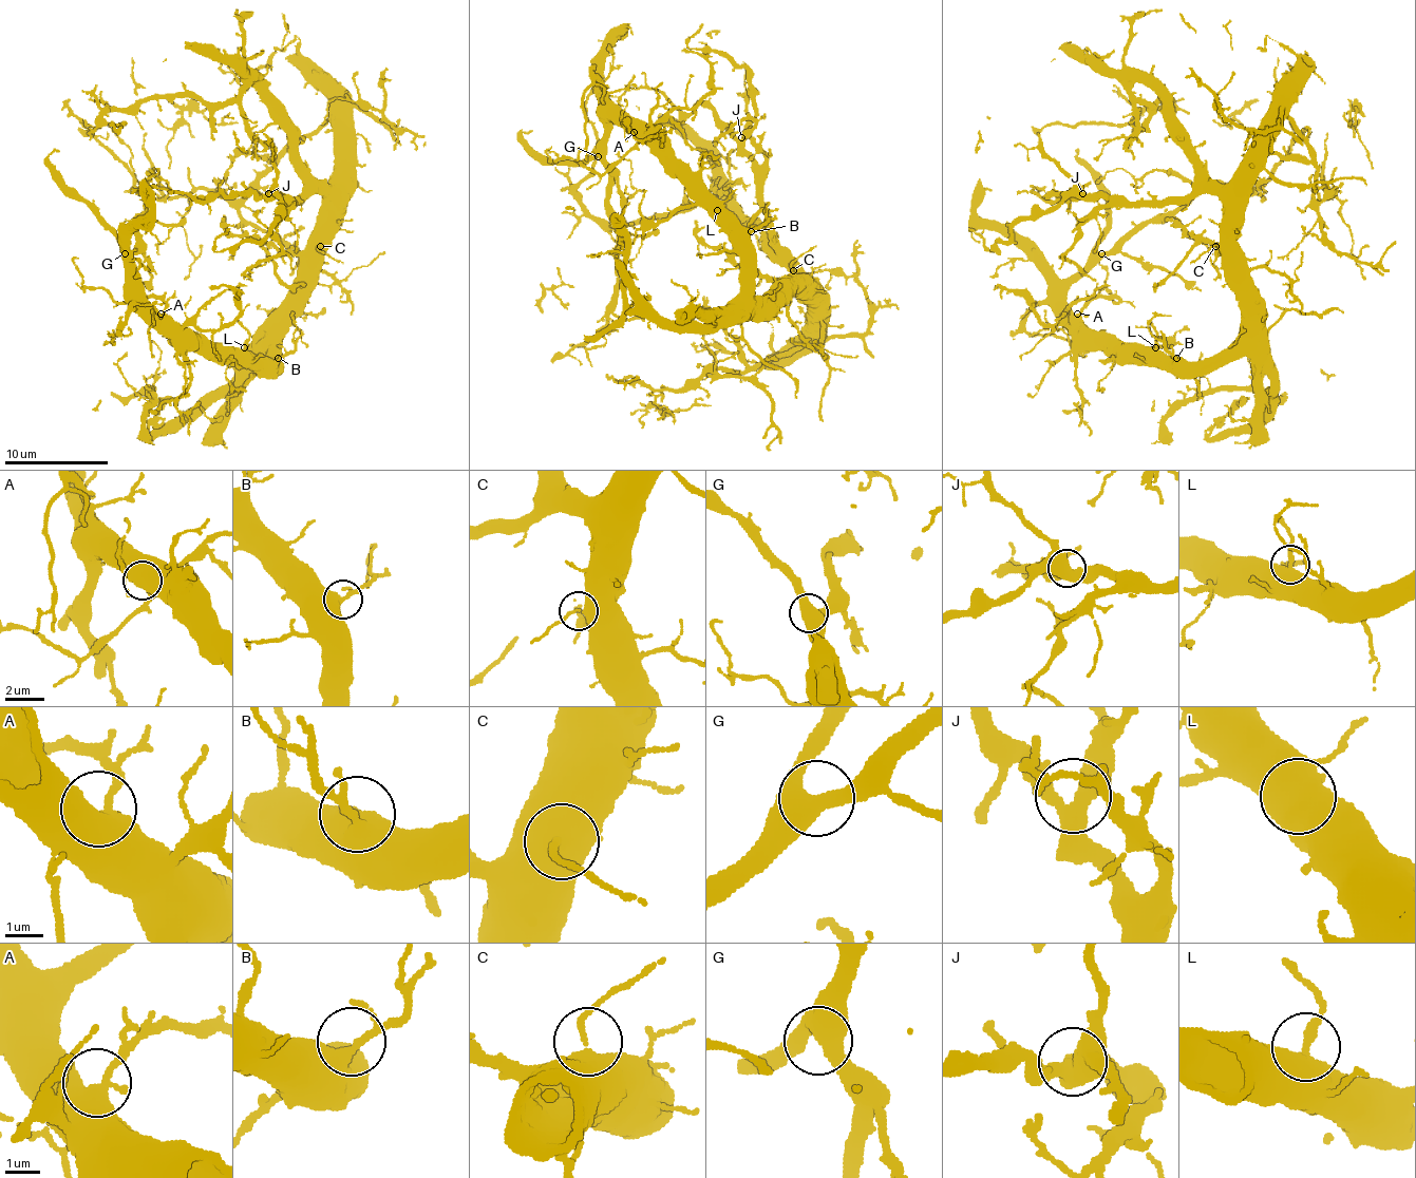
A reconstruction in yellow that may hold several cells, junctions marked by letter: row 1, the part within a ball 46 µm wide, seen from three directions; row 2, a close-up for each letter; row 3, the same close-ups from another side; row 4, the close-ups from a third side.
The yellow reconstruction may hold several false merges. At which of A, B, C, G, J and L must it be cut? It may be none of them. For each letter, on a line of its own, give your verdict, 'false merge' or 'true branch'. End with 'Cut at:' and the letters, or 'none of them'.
A: true branch
B: true branch
C: true branch
G: true branch
J: true branch
L: true branch
Cut at: none of them

